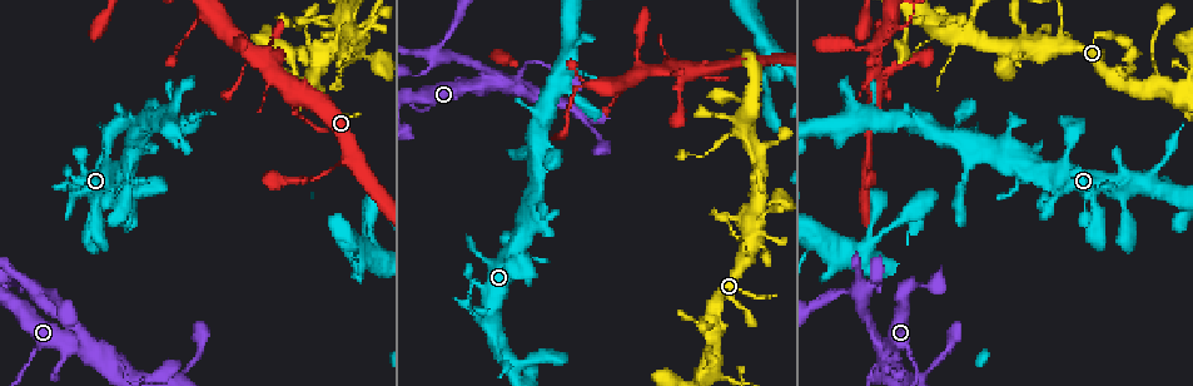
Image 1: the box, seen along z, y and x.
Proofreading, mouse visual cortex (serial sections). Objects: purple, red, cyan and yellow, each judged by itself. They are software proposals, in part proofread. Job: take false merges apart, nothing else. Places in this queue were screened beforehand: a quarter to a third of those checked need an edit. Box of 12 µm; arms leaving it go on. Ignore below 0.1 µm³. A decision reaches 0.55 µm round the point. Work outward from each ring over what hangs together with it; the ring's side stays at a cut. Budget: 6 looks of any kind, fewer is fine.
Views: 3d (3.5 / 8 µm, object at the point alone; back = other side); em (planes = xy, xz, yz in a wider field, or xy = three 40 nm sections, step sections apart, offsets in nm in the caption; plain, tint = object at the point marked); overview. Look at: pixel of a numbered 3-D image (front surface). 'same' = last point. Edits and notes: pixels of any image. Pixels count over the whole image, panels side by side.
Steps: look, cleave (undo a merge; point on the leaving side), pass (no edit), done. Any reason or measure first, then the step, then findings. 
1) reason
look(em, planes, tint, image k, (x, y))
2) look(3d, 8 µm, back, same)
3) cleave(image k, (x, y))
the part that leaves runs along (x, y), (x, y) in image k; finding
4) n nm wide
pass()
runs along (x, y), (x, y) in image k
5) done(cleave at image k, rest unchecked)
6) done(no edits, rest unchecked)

thick turns thin
look(3d, 3.5 µm, image 1, (742, 257))

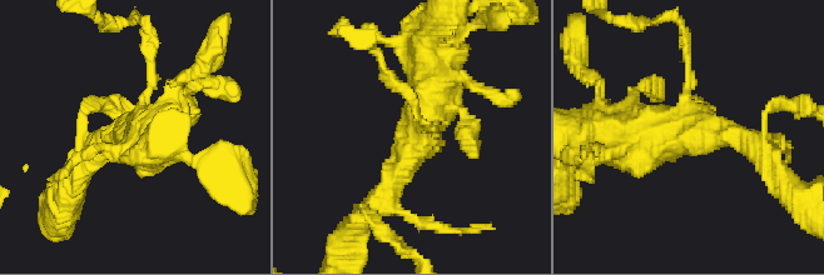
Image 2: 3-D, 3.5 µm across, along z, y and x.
look(em, xy, step 5, tint, image 2, (688, 133))

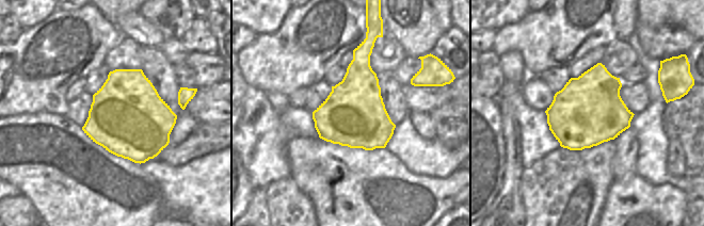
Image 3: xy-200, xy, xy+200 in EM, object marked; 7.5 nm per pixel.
look(em, xy, step 1, tint, same)

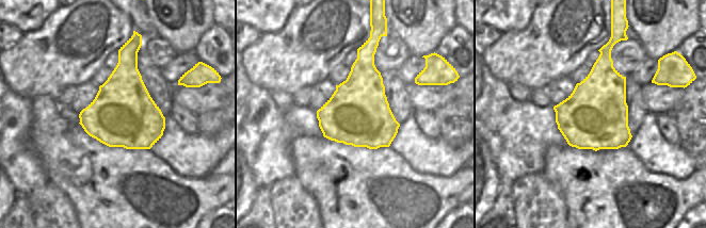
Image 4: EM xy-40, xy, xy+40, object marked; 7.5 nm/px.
480 nm wide
pass()
runs along (382, 196), (421, 135), (432, 49) in image 2; all the same cell

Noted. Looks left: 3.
sharp bend
look(3d, 3.5 µm, image 1, (871, 156))

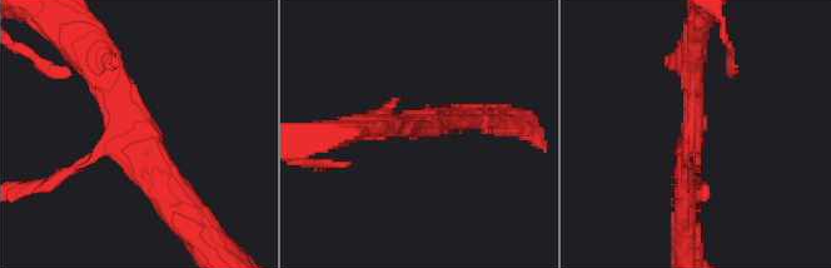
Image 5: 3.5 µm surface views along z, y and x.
shape alone is not enough
look(em, planes, tint, image 5, (120, 134))

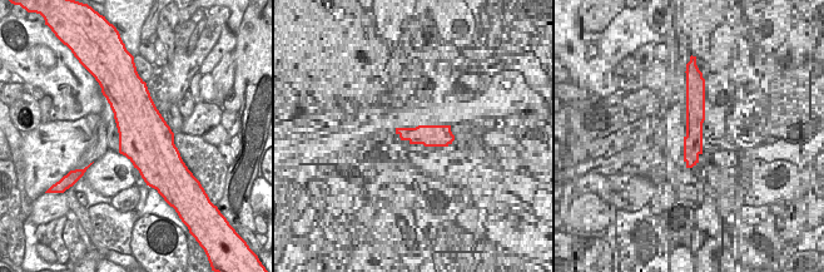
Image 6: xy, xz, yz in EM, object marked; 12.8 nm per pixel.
pass()
runs along (103, 54), (122, 135), (53, 178) in image 5; continuous, no second cell

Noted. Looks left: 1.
done(no edits, rest unchecked)

